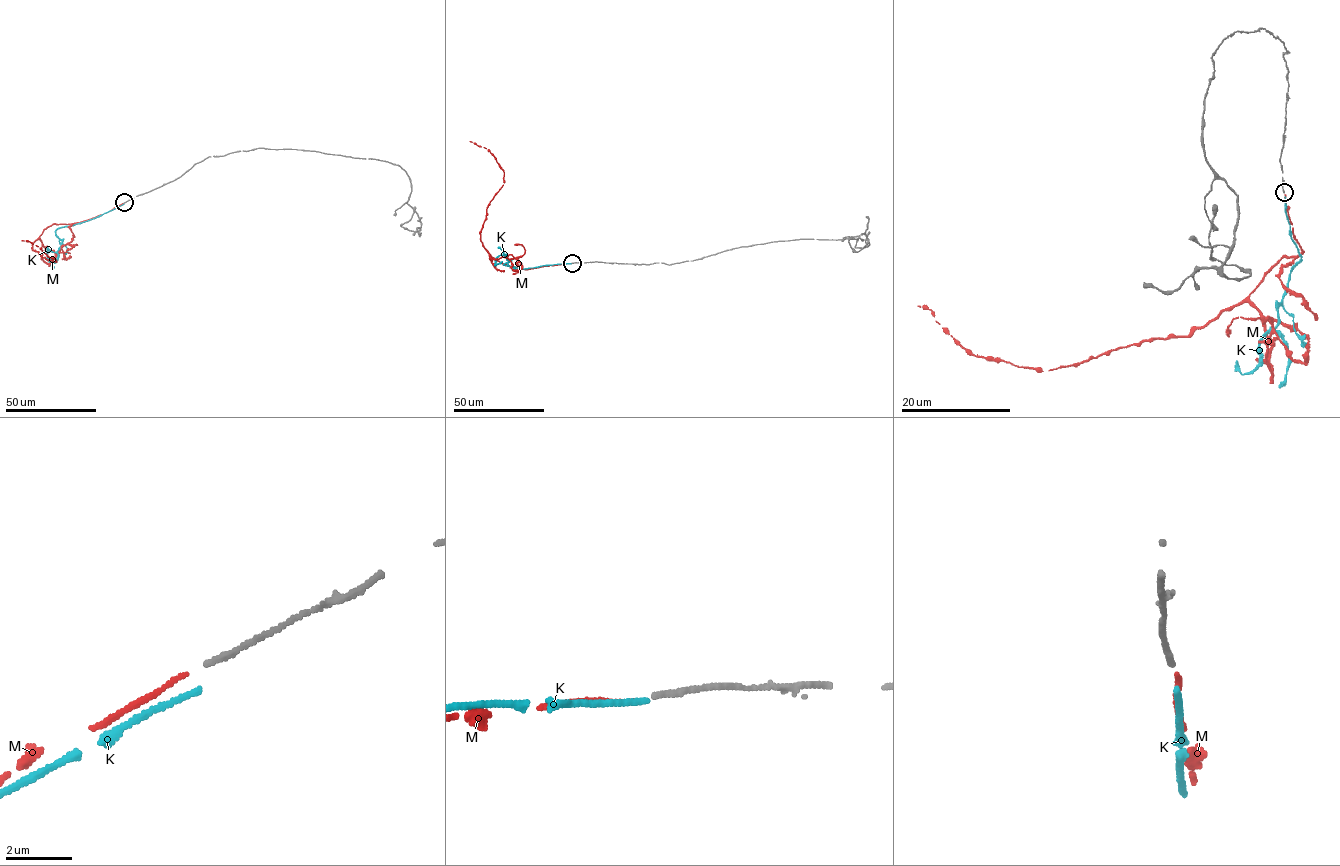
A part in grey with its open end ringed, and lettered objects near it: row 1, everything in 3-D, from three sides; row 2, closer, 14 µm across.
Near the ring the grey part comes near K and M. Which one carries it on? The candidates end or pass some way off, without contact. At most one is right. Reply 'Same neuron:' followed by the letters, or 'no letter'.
Same neuron: M

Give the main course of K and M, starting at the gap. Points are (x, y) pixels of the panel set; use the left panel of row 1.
K: (123, 204), (86, 221), (59, 227), (56, 235), (61, 246), (55, 252), (47, 252), (54, 268)
M: (123, 203), (88, 219), (54, 224), (45, 229), (33, 244), (32, 249), (56, 262), (40, 248), (22, 240)

